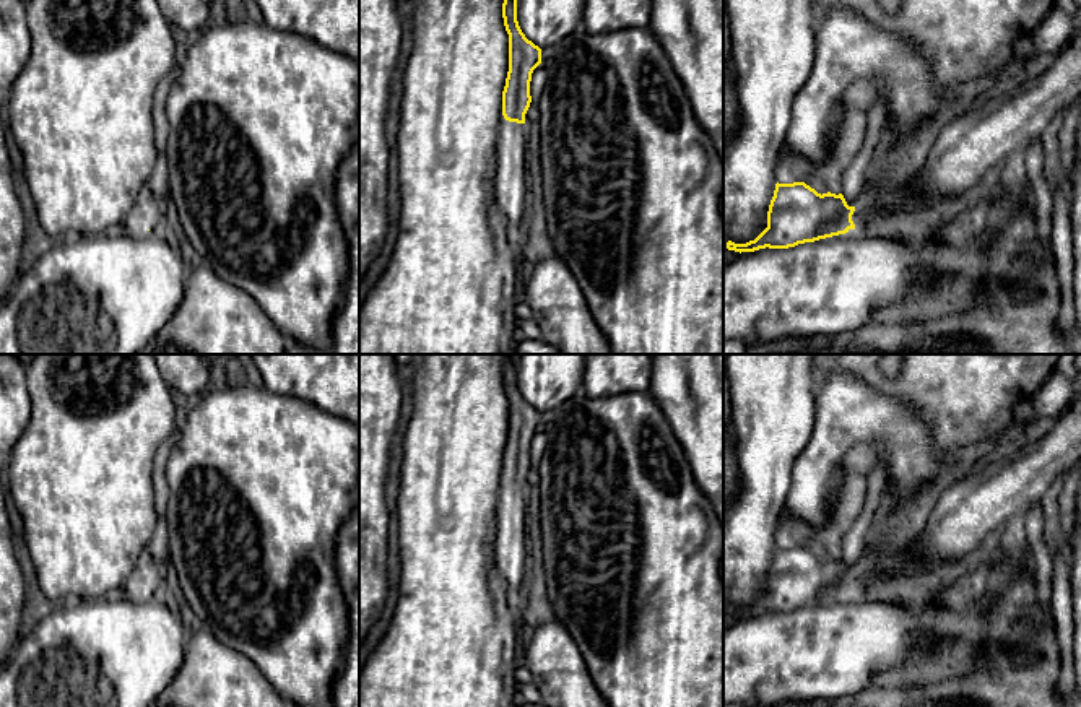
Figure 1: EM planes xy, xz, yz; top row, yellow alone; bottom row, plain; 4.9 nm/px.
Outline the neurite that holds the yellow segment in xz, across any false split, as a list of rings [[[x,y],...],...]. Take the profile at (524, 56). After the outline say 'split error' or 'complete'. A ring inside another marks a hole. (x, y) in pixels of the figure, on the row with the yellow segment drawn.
[[[517,0],[502,3],[504,26],[509,34],[509,72],[502,91],[502,115],[507,120],[497,133],[497,172],[496,205],[504,215],[512,232],[523,232],[528,228],[532,197],[527,184],[525,167],[525,114],[530,107],[530,81],[533,70],[541,63],[541,49],[525,37],[517,21]]]; split error

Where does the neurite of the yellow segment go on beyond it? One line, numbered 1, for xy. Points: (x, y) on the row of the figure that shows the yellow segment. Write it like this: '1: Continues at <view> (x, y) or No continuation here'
1: No continuation here

